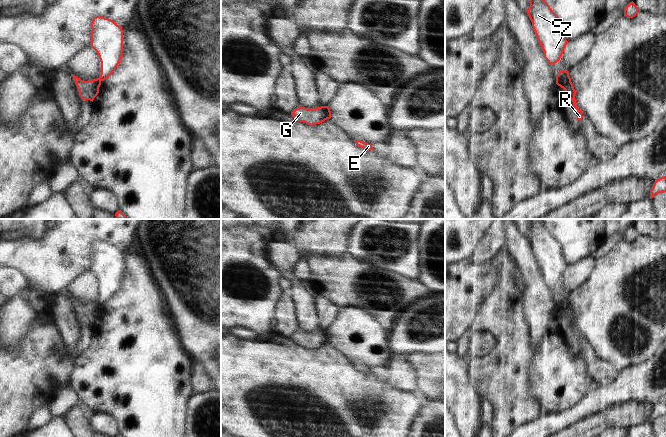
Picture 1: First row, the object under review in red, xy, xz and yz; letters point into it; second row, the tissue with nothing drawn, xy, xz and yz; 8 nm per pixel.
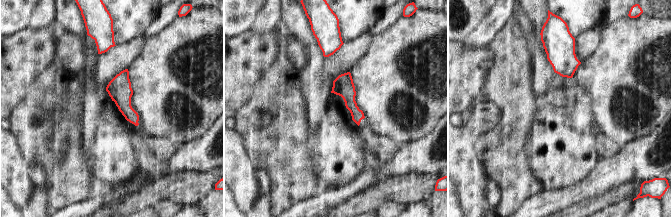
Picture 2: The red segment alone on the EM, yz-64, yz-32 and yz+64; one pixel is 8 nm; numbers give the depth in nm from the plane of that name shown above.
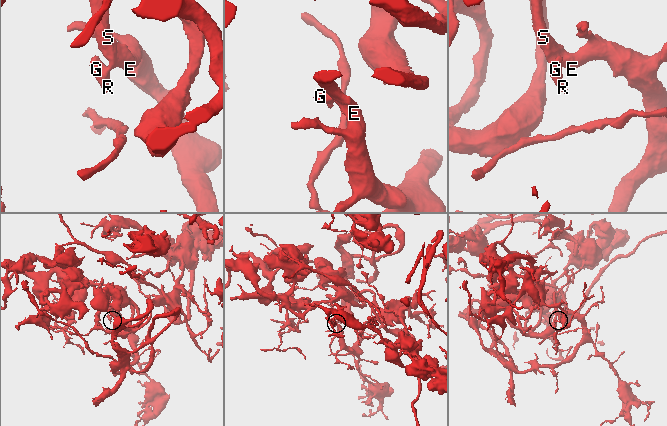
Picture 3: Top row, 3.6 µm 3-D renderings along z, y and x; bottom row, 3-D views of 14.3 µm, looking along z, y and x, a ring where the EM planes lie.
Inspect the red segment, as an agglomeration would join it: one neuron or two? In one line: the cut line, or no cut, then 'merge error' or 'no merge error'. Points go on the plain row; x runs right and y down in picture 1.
yz (568, 298), (556, 304) | merge error

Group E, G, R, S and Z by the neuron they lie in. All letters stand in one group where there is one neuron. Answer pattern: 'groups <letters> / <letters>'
groups E S Z / G R

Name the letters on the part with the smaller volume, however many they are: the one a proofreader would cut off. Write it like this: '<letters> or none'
G, R

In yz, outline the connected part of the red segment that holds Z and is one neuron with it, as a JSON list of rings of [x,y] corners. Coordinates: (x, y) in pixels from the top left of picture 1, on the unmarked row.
[[[531,219],[527,238],[533,254],[549,288],[557,287],[568,265],[565,262],[562,246],[552,235],[541,219]]]

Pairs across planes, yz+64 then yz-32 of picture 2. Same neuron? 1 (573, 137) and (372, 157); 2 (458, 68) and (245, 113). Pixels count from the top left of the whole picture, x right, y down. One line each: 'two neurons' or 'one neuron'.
1: two neurons
2: two neurons

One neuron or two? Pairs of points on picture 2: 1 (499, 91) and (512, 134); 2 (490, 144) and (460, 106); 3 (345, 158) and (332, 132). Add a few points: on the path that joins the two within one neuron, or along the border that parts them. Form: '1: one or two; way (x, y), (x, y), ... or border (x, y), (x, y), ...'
1: one; way (510, 102), (512, 104), (512, 123)
2: two; border (478, 92), (475, 101), (461, 114)
3: one; way (339, 152), (337, 150), (337, 138)

